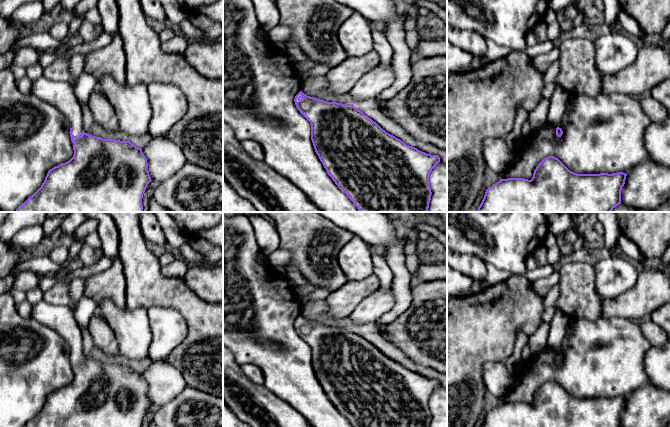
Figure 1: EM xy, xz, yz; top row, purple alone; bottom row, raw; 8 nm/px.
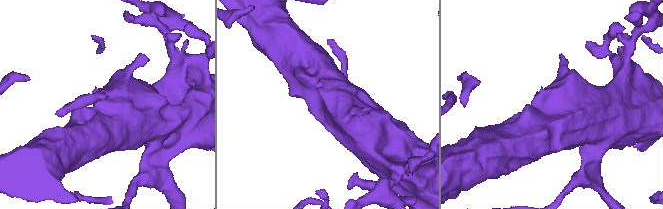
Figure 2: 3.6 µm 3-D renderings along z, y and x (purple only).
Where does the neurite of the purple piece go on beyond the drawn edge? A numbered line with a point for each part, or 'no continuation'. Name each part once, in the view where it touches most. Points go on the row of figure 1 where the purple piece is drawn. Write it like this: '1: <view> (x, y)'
1: xy (61, 94)

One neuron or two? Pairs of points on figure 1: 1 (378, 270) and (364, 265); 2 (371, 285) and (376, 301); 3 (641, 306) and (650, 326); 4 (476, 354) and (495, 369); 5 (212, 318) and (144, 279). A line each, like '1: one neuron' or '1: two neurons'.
1: two neurons
2: two neurons
3: two neurons
4: two neurons
5: one neuron

